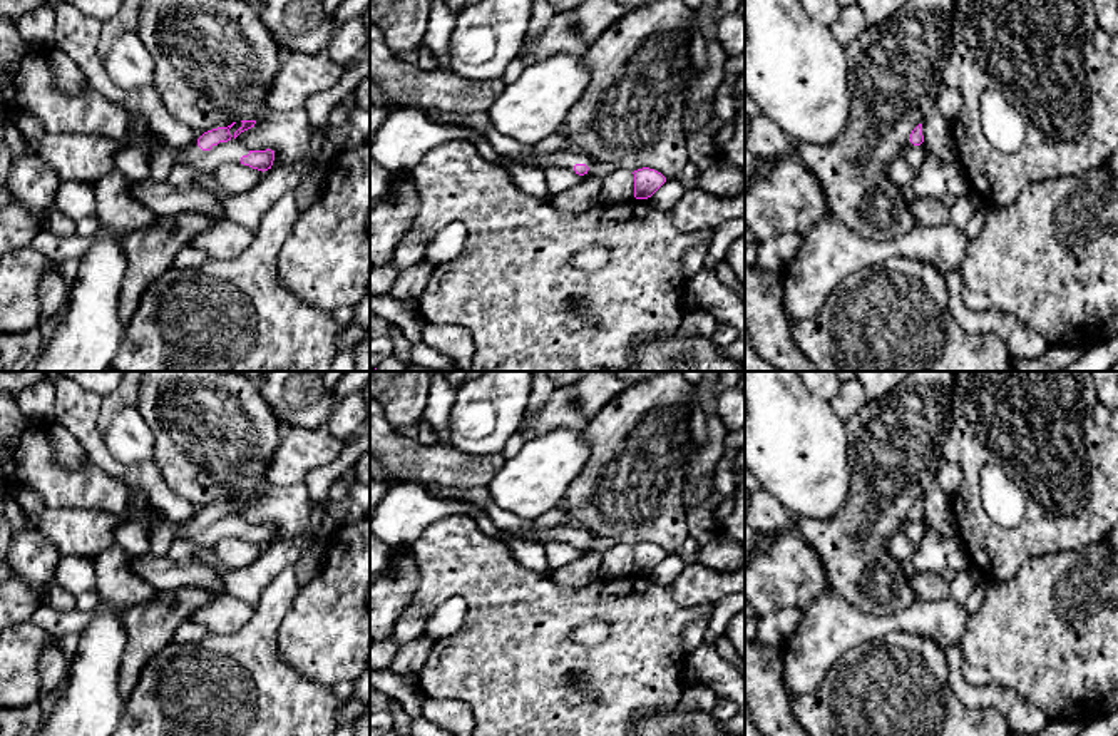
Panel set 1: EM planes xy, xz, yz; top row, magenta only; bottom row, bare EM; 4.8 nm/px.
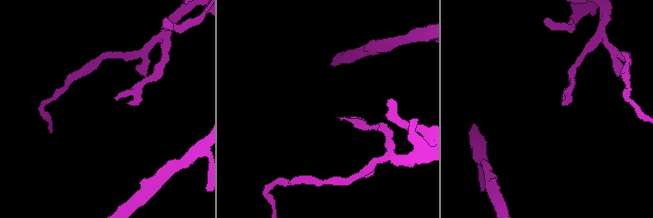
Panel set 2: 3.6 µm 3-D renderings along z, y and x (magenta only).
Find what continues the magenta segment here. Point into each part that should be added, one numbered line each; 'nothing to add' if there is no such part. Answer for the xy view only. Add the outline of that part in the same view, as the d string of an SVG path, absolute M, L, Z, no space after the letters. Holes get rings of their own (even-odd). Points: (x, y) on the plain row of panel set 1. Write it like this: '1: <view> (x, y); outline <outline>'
1: xy (206, 536); outline M238 495L238 497L229 503L229 509L231 509L233 512L231 512L228 517L219 517L218 520L213 520L211 525L203 525L203 524L197 520L197 514L204 509L204 507L199 507L197 512L196 512L196 515L194 515L192 519L189 519L189 520L182 525L182 532L187 534L187 535L189 535L196 544L199 544L201 547L213 547L213 545L214 545L216 542L219 542L223 537L238 537L238 539L241 539L241 532L243 532L243 530L248 530L248 529L249 529L249 524L234 514L234 507L236 507L239 502L243 502L243 497L241 497L241 495Z

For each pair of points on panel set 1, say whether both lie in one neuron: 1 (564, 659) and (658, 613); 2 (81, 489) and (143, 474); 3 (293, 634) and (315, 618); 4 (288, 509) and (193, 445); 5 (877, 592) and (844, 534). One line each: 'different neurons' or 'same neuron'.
1: same neuron
2: different neurons
3: same neuron
4: same neuron
5: same neuron

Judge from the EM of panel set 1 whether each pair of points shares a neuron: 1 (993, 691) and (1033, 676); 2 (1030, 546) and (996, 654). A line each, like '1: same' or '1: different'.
1: different
2: different

